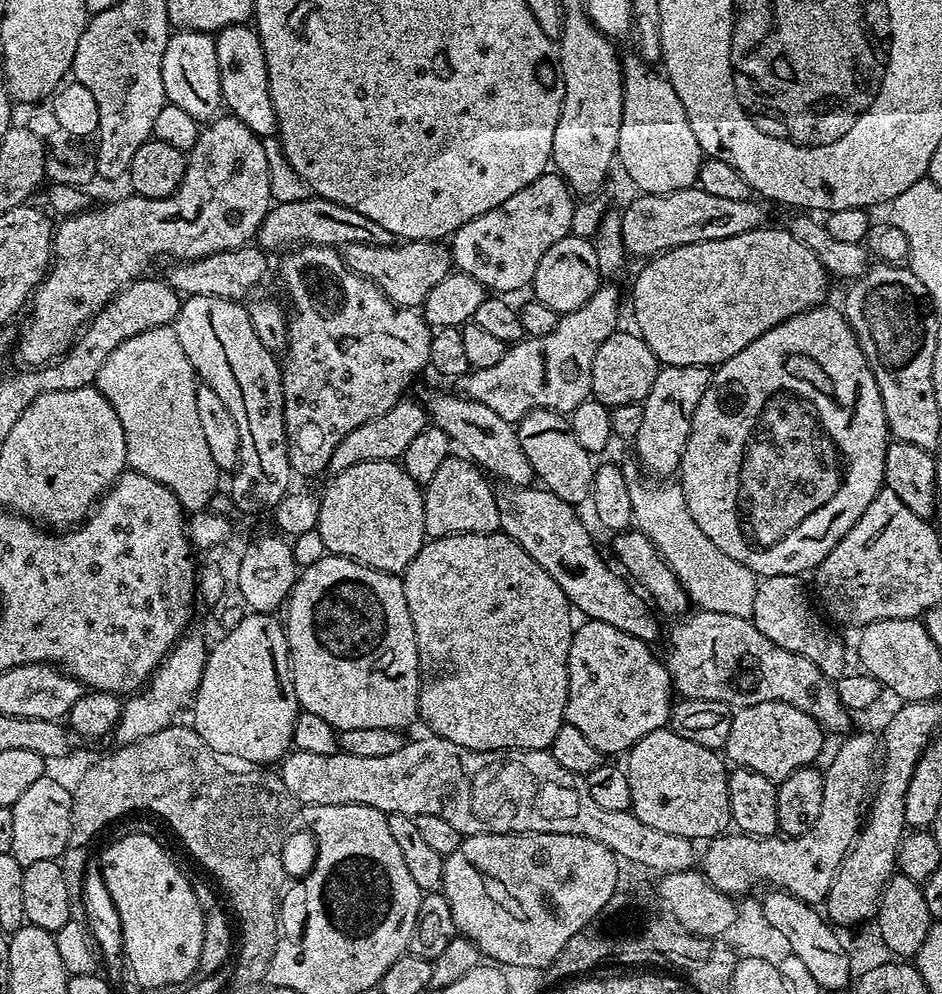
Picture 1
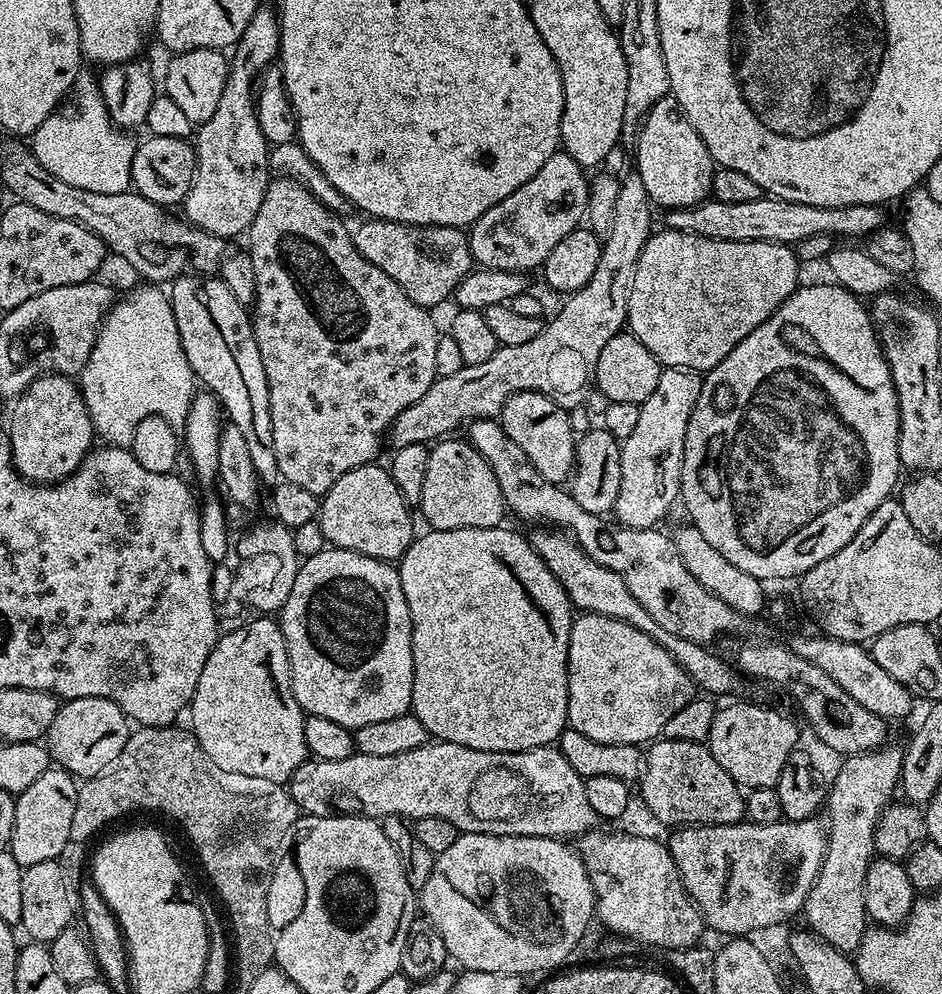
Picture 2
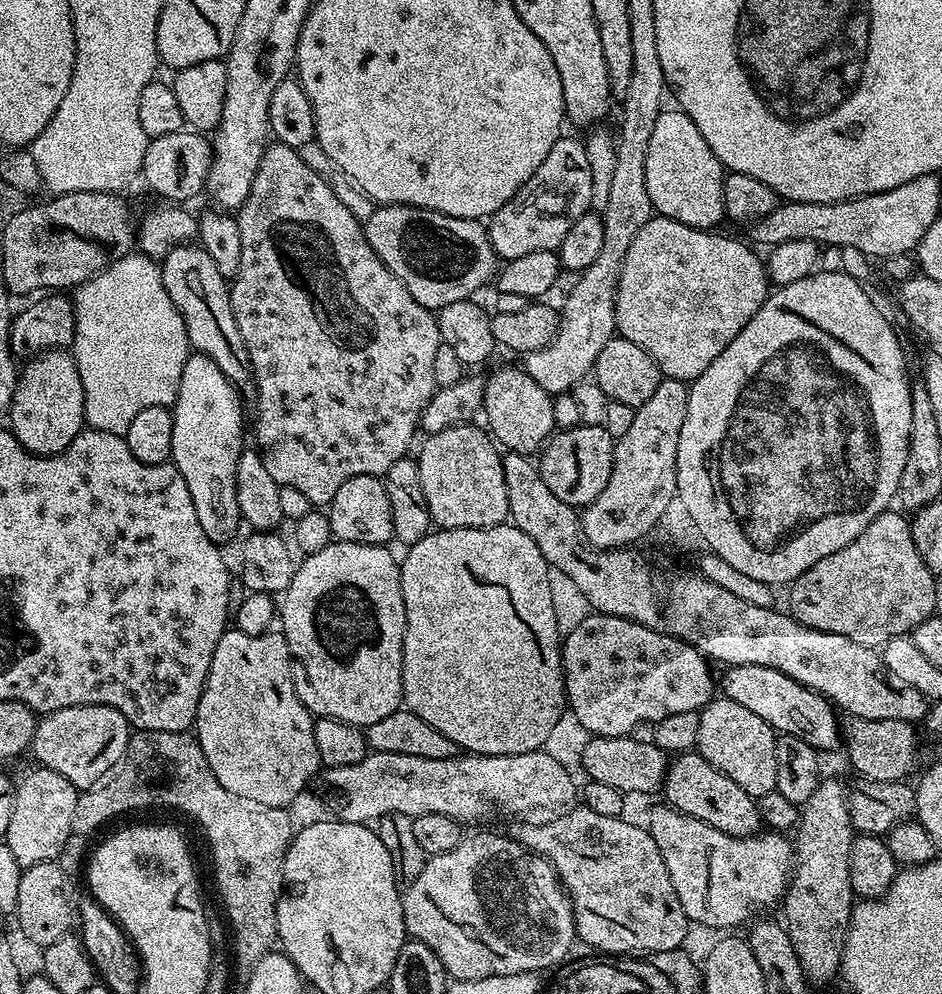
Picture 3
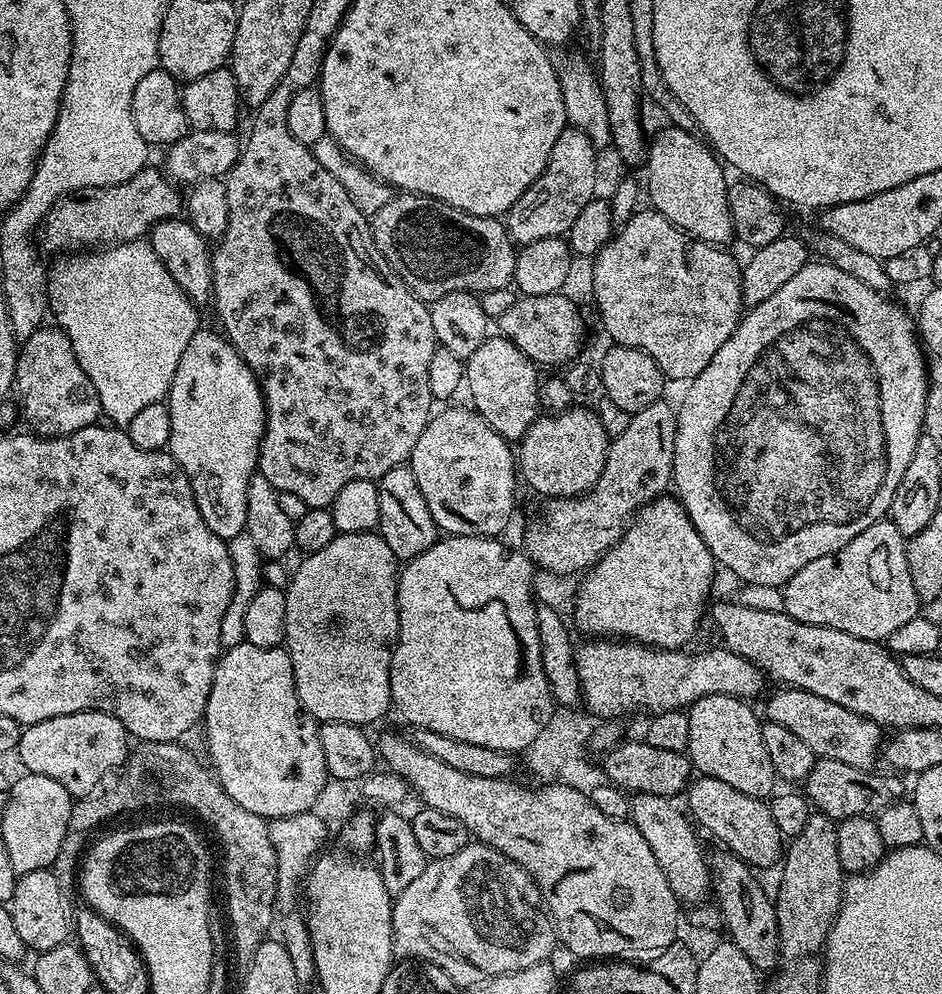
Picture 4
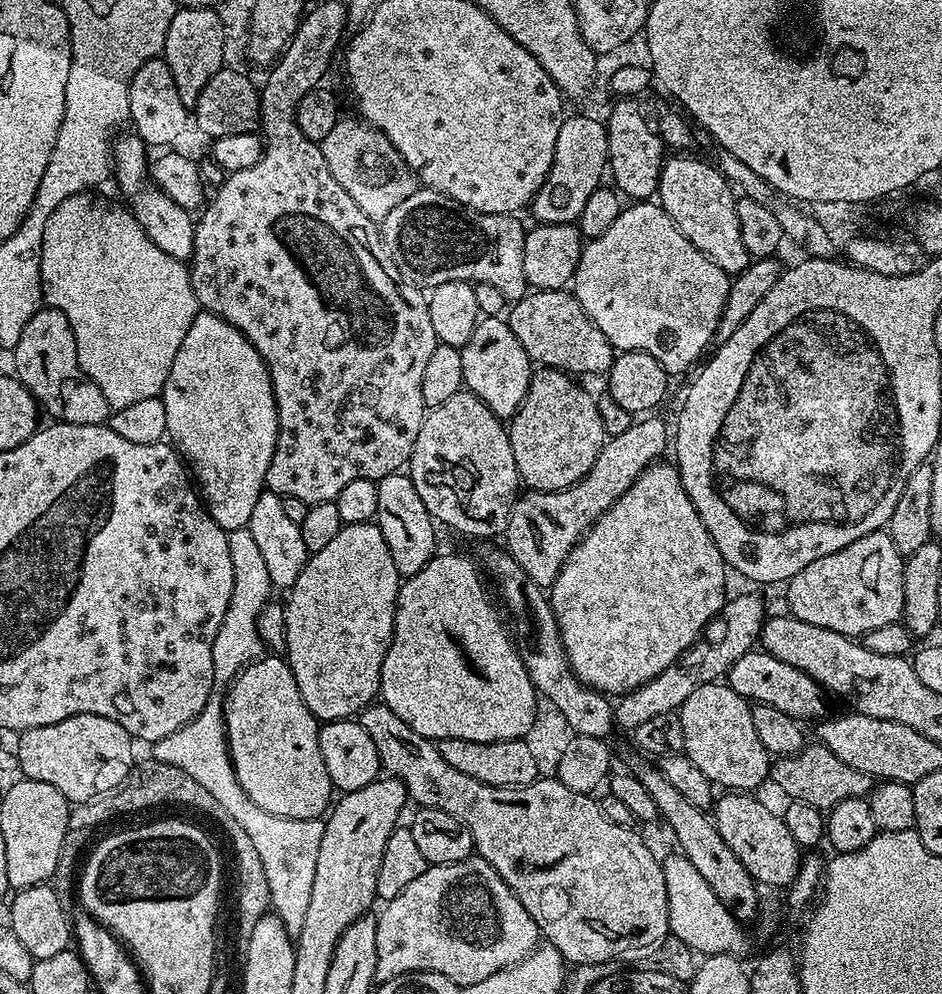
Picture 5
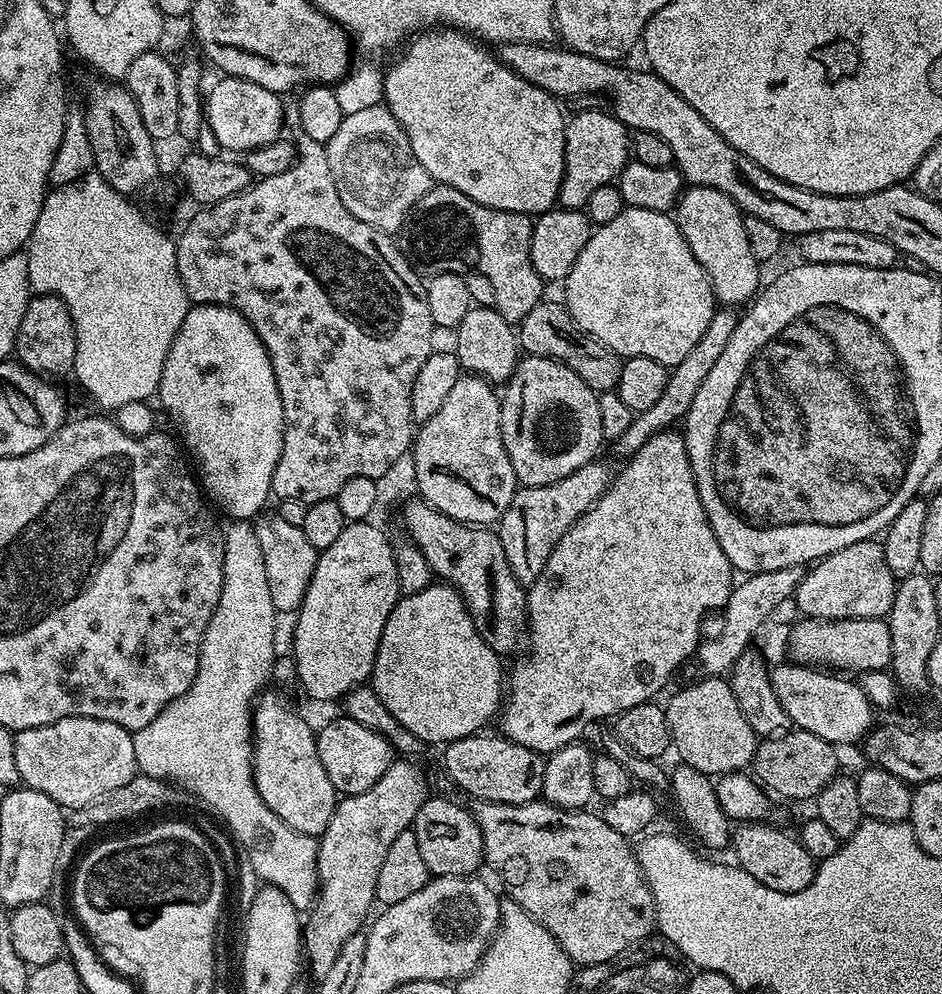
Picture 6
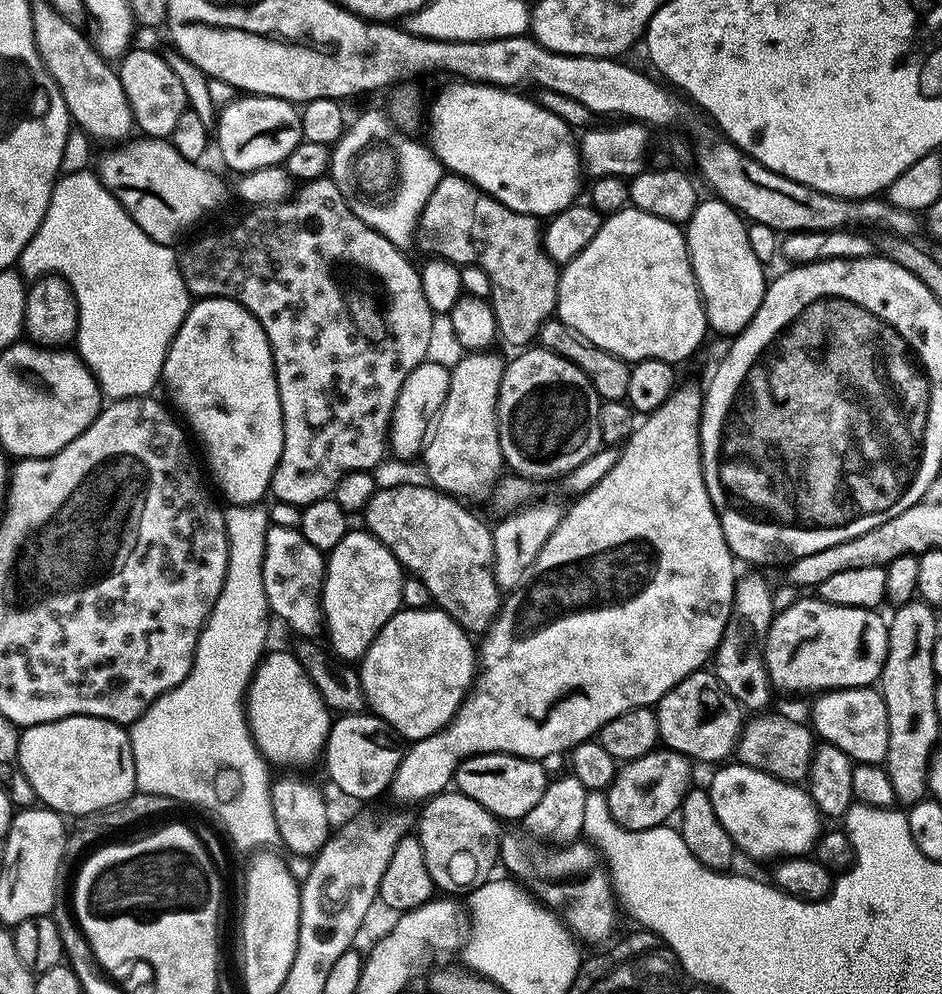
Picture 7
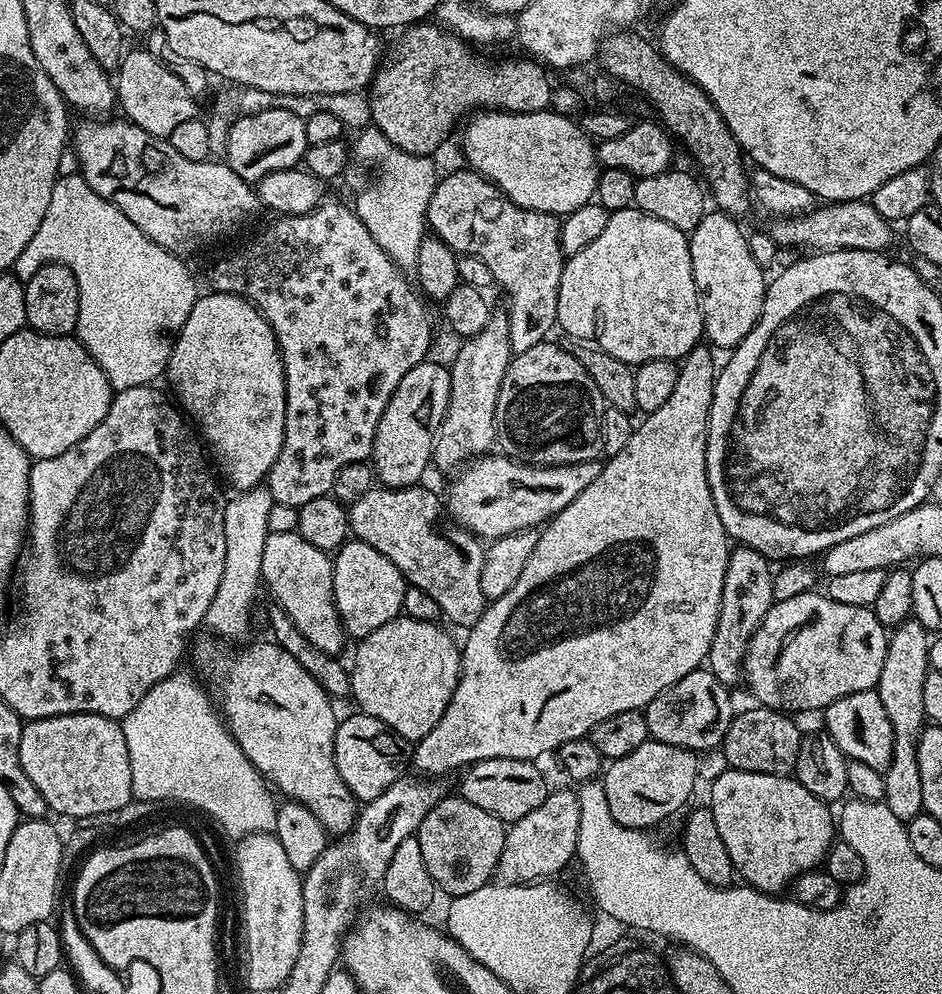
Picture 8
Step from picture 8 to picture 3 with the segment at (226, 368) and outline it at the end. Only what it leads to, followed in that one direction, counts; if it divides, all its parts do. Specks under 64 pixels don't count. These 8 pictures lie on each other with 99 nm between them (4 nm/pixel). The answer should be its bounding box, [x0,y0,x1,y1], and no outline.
[170,354,245,546]

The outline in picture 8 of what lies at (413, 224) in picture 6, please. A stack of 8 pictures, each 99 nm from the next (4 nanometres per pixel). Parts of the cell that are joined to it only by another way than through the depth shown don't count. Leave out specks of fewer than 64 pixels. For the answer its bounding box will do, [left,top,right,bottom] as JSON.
[426,170,566,353]

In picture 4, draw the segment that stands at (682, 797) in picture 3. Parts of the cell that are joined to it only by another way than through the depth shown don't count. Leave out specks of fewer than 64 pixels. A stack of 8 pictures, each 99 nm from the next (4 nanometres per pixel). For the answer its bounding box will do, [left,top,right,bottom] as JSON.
[686,776,782,869]

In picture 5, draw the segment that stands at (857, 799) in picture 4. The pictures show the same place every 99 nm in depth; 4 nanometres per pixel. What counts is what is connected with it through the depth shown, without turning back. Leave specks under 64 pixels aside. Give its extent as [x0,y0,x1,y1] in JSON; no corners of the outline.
[770,742,874,810]

